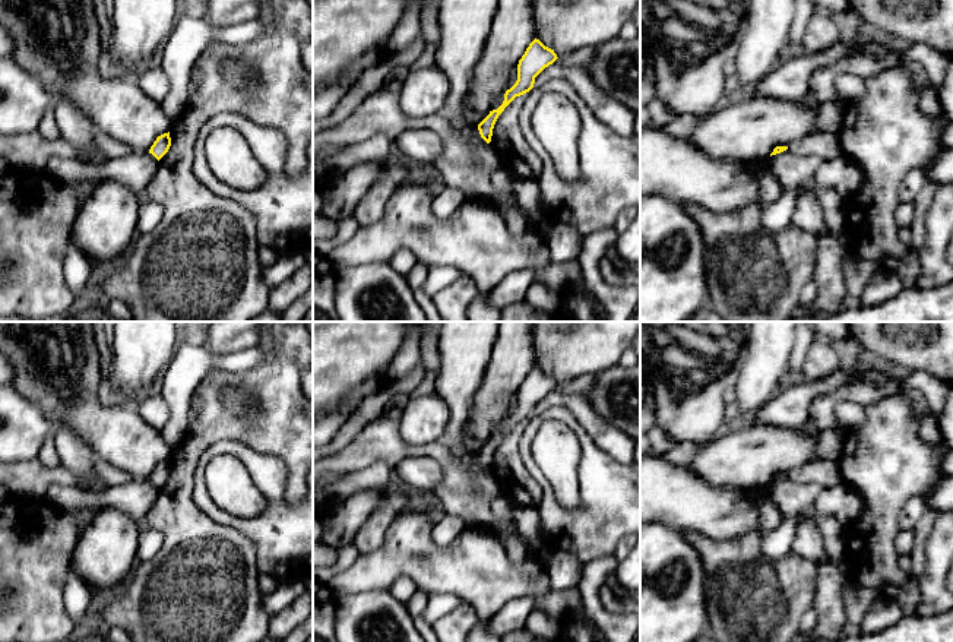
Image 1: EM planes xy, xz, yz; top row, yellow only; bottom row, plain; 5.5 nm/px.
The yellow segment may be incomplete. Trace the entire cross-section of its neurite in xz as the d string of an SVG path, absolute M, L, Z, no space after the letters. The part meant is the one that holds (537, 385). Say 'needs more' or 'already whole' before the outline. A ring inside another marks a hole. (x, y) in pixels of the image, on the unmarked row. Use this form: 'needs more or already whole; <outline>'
already whole; M534 367L526 376L517 392L517 408L506 418L503 431L490 439L490 442L478 452L481 465L490 471L494 452L504 436L516 426L534 415L535 405L557 388L554 377L545 374L539 367Z

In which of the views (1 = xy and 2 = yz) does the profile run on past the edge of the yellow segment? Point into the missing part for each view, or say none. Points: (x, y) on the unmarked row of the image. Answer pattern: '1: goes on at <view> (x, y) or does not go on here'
1: does not go on here
2: does not go on here

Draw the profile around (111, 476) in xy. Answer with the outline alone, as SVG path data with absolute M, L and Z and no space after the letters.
M96 459L95 472L108 487L120 486L133 480L130 474L102 459Z

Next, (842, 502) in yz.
M845 481L835 487L823 488L816 497L813 510L817 516L835 516L843 526L855 522L864 510L861 496Z

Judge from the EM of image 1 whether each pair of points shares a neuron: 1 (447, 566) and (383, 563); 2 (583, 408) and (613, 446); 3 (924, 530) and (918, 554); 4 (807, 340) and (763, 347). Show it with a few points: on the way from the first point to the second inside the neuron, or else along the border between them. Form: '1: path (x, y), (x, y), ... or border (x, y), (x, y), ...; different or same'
1: path (431, 568), (399, 563); same
2: path (586, 417), (607, 437); same
3: path (921, 535), (918, 549); same
4: border (795, 337), (788, 366); different

